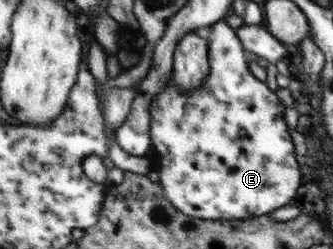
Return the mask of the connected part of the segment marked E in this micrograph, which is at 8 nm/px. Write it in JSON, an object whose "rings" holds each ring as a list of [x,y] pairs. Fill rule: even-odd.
{"rings":[[[226,19],[216,21],[206,33],[210,67],[206,80],[192,91],[182,91],[170,73],[164,90],[149,106],[152,147],[160,160],[159,184],[165,199],[189,217],[225,221],[270,214],[290,204],[303,181],[294,143],[283,118],[286,107],[266,82],[252,74],[241,40]]]}

